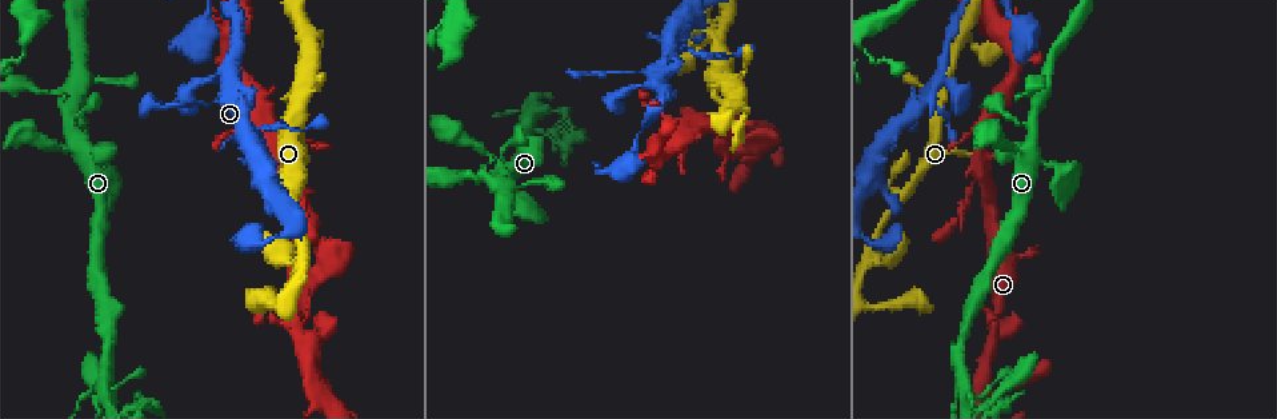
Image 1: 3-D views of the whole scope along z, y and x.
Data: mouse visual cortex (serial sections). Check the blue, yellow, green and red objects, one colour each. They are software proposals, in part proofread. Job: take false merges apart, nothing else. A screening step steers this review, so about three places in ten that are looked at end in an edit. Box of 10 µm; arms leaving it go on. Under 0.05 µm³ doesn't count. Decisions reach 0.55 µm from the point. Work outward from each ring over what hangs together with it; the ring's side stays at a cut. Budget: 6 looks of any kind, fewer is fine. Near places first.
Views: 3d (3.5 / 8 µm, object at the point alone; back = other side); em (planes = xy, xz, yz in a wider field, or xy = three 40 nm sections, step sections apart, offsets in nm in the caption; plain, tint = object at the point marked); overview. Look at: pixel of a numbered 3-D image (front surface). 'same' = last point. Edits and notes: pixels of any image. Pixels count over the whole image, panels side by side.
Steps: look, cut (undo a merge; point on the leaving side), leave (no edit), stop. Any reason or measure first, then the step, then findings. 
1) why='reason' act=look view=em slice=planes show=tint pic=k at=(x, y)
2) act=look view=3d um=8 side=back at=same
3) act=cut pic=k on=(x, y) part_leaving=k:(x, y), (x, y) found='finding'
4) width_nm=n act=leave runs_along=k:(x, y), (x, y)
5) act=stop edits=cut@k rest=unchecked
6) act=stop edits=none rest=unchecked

why='branch point' act=look view=3d um=8 pic=1 at=(991, 339)

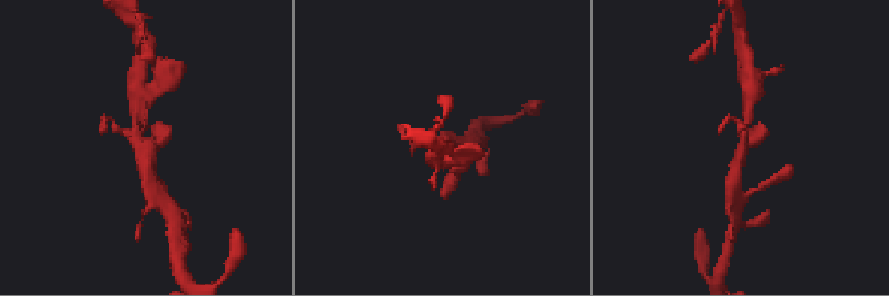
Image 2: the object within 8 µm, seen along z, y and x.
why='zoom in' act=look view=3d um=3.5 at=same

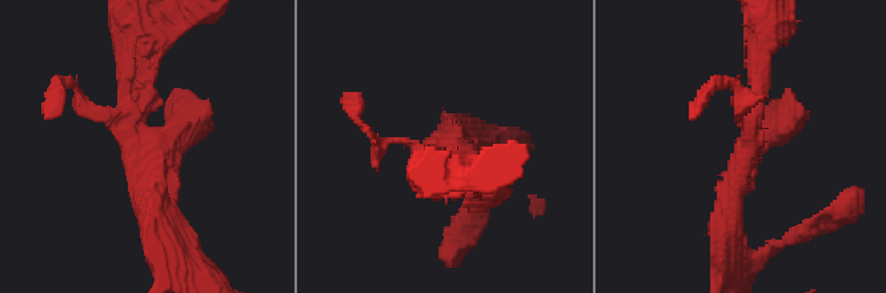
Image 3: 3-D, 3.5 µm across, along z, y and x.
act=look view=em slice=xy step=1 show=tint pic=3 at=(145, 148)

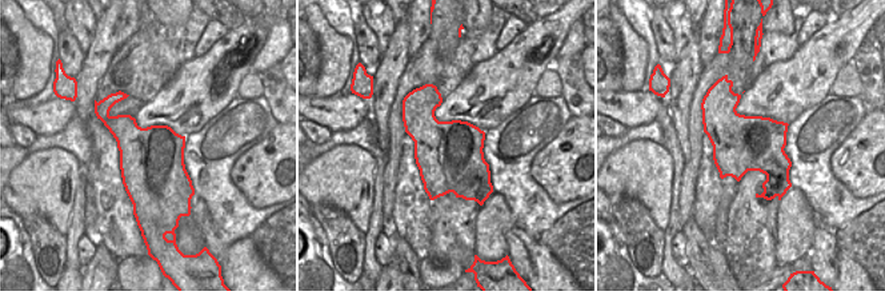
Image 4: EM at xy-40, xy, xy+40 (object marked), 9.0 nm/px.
width_nm=600 act=leave runs_along=3:(764, 67), (732, 189), (729, 235) found='one cell here'

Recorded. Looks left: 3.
why='abrupt turn' act=look view=3d um=3.5 side=back pic=1 at=(956, 94)

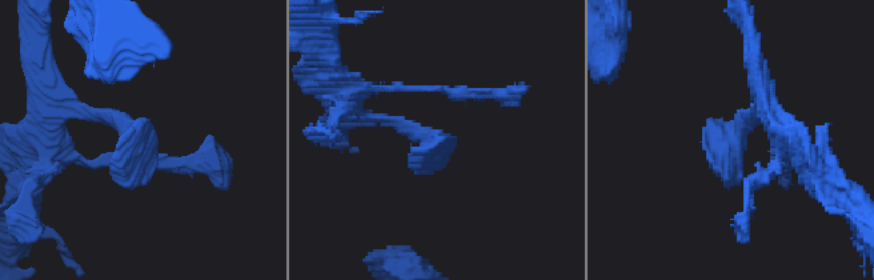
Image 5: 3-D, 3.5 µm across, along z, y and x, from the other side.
act=look view=em slice=xy step=3 show=tint pic=5 at=(733, 144)

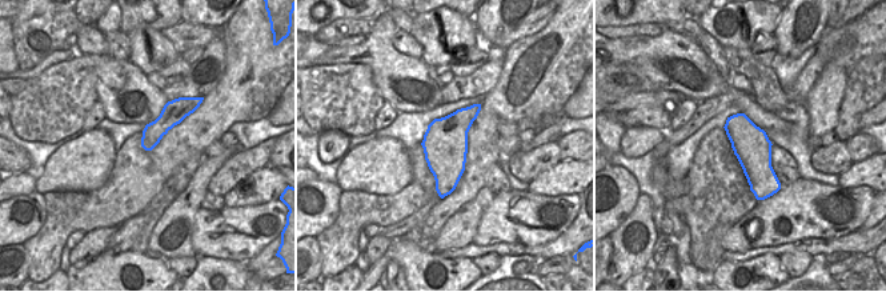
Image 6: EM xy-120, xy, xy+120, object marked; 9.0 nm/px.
width_nm=400 act=leave runs_along=5:(72, 102), (137, 138), (120, 183) found='one cell here'

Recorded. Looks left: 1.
act=stop edits=none rest=unchecked

